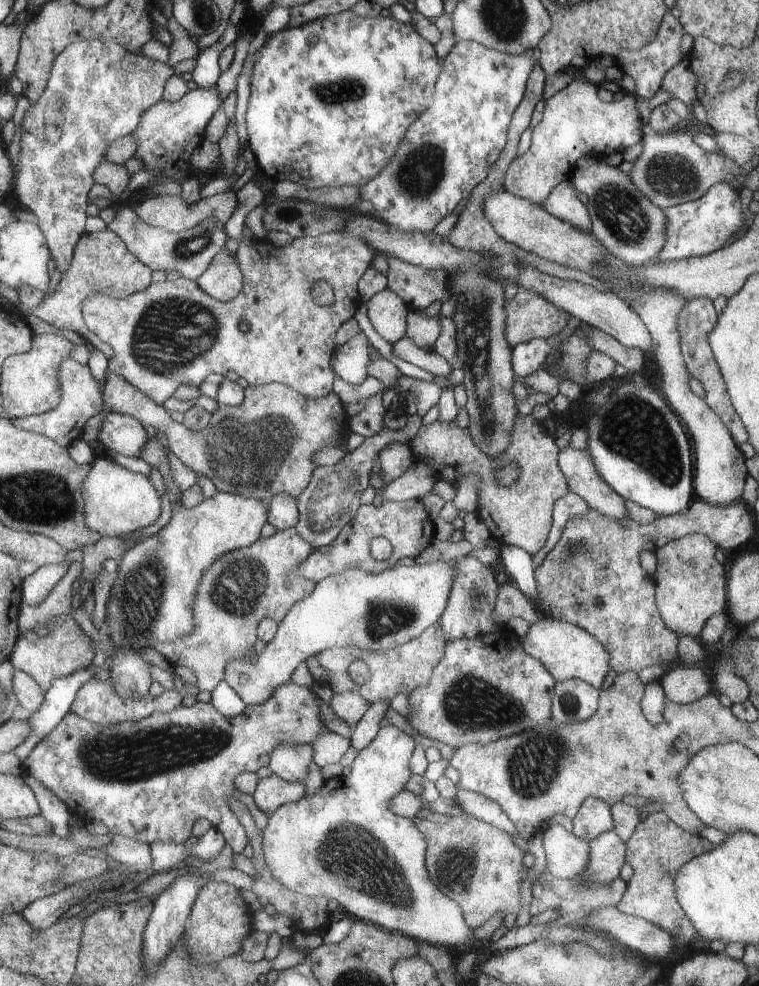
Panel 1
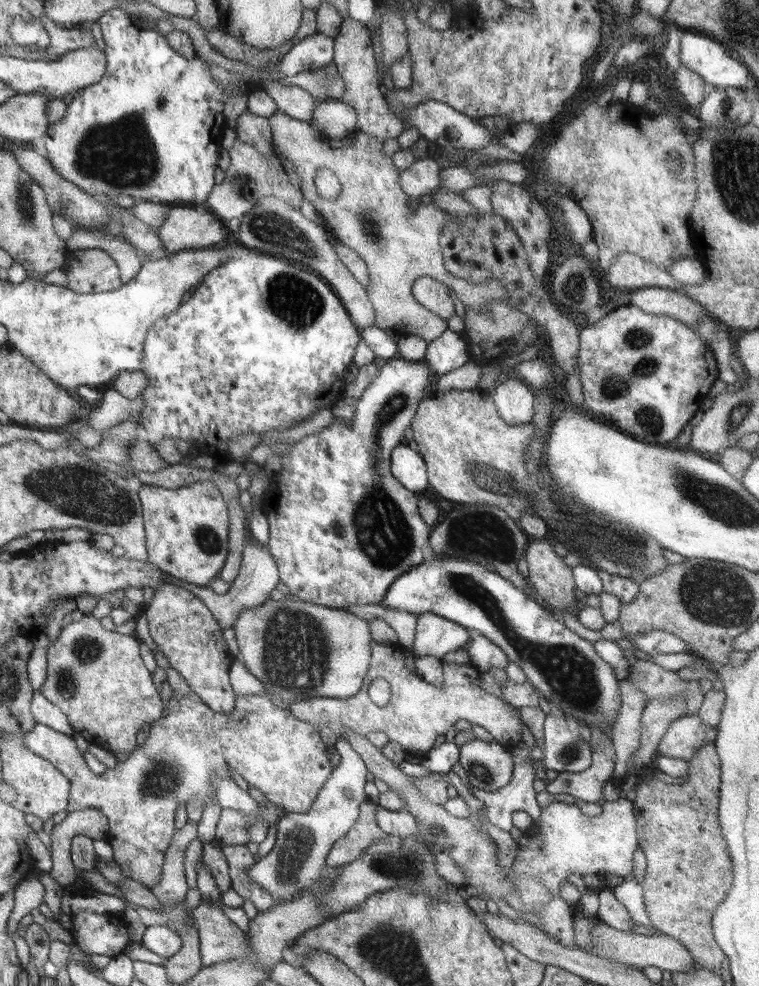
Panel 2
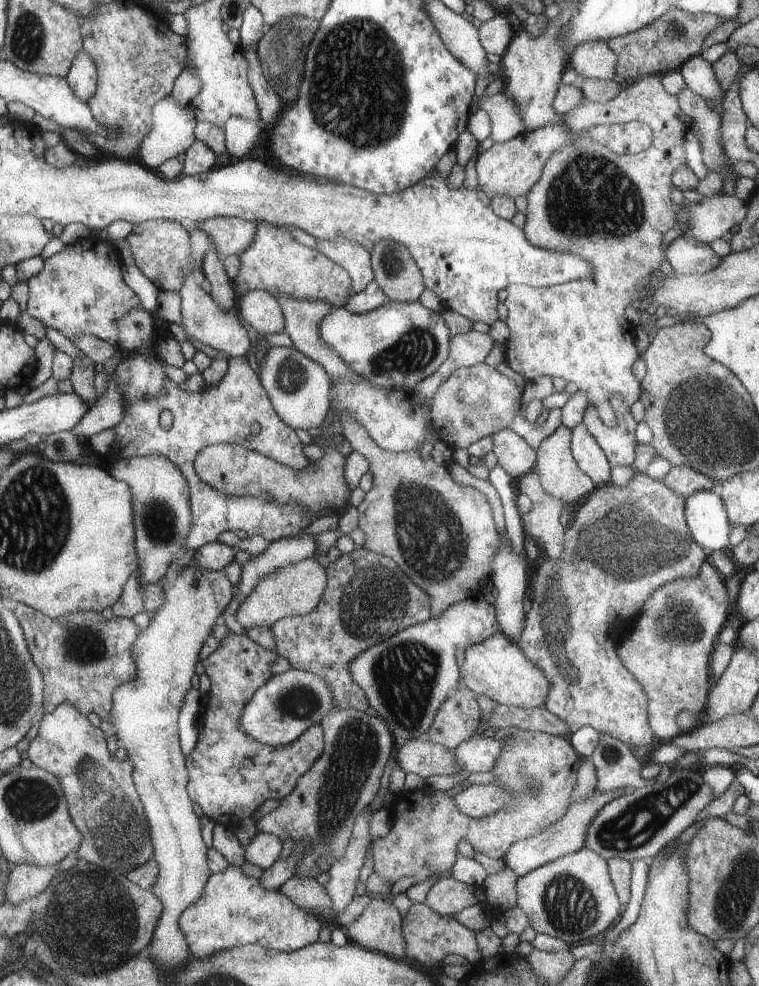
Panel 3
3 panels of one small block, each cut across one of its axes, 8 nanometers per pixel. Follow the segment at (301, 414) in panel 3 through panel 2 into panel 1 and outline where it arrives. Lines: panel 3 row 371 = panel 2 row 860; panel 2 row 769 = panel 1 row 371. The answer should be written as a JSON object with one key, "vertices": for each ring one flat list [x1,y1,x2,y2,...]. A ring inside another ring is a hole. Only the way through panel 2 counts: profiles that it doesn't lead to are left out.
{"vertices":[[359,332,339,350,335,350,335,356,331,358,331,366,335,368,335,374,341,380,345,380,347,384,359,386,369,376,367,364,371,362,371,356,375,356,371,350,371,344,367,342,365,334]]}

